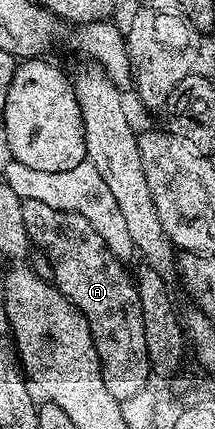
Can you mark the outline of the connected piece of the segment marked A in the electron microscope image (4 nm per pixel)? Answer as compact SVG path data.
M26 199L22 203L22 216L33 246L45 253L46 259L53 267L53 282L56 288L67 301L78 307L78 311L82 311L90 327L102 367L102 379L106 379L110 395L114 395L114 399L125 401L145 392L147 385L144 384L148 381L148 373L150 377L150 366L146 347L146 327L142 323L142 303L138 299L133 274L124 270L125 266L108 249L102 235L98 235L98 231L94 231L94 227L90 227L90 223L82 219L82 215L58 211L38 199Z

